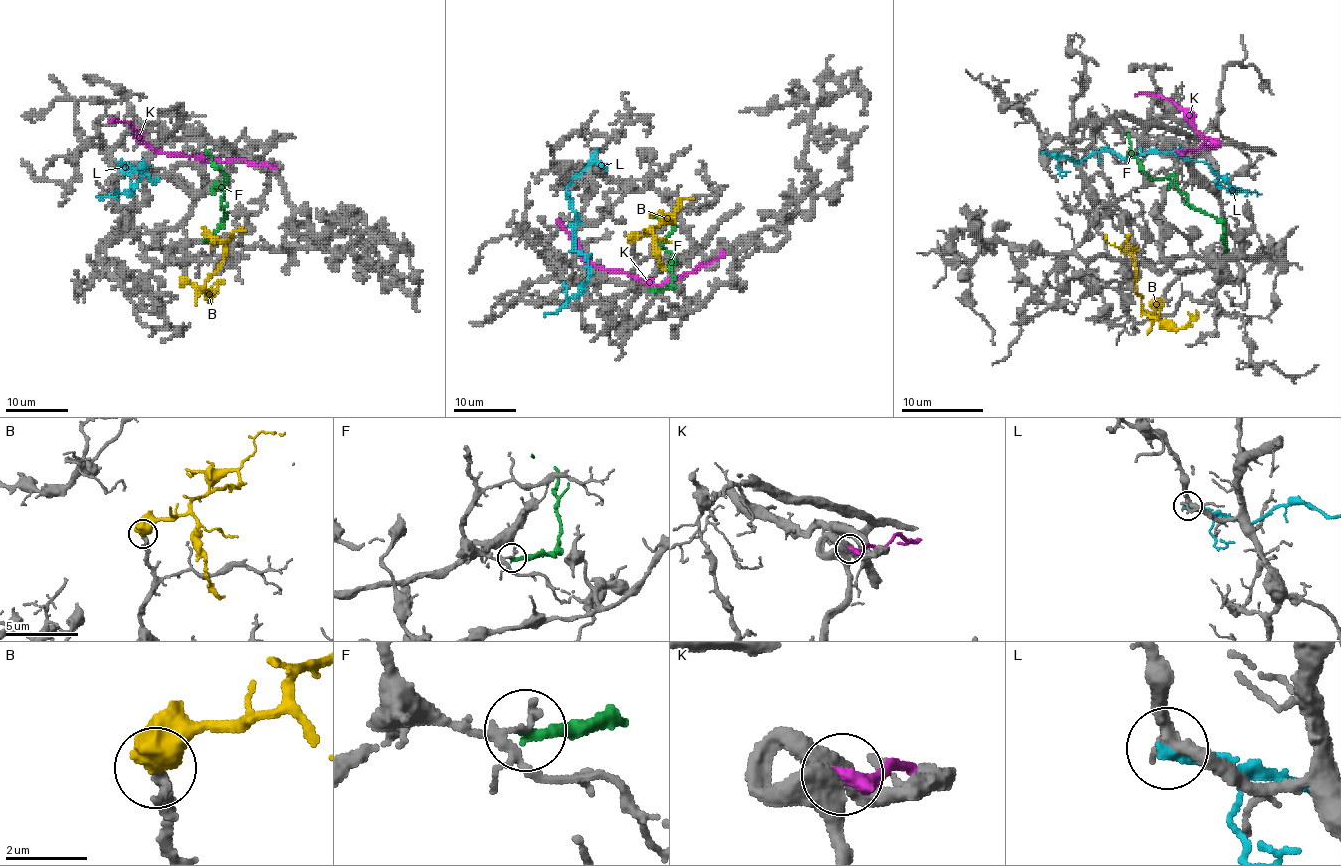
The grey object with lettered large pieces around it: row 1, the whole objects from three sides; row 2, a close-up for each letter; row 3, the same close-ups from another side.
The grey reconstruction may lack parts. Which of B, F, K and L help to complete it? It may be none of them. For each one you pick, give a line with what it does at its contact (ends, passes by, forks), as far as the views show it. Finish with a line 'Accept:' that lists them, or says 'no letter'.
B: it ends there
Accept: B

